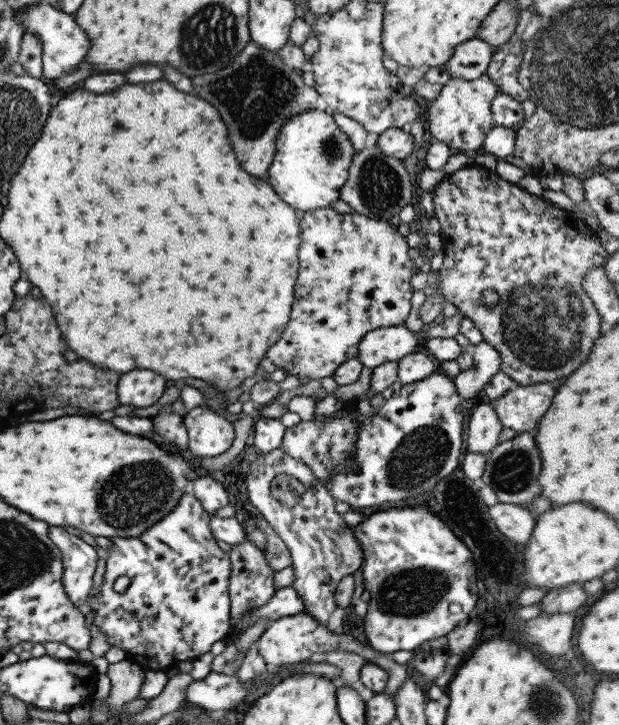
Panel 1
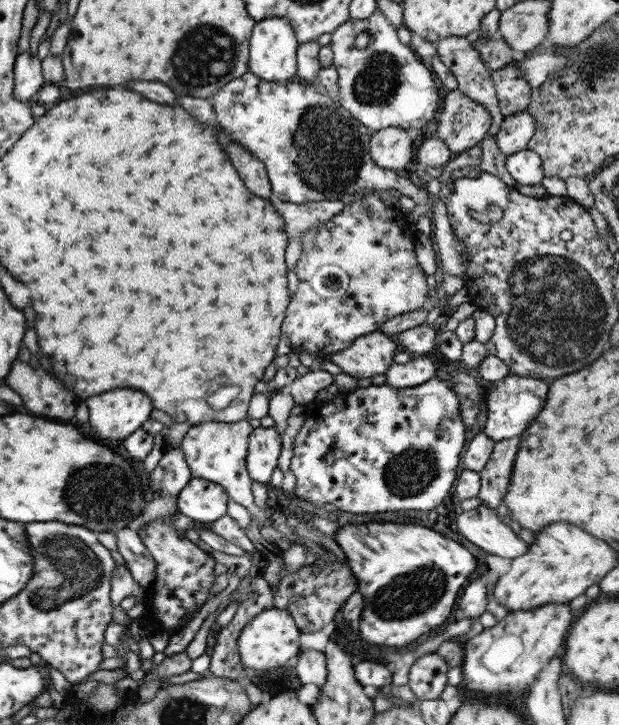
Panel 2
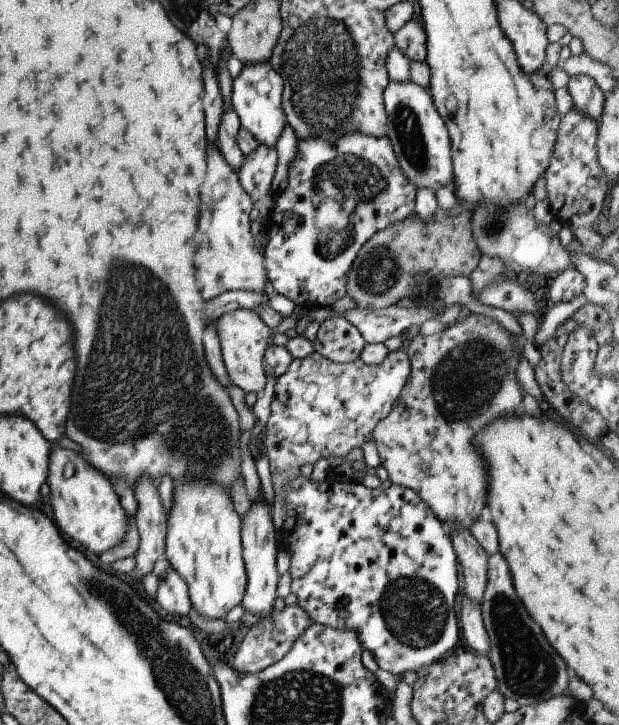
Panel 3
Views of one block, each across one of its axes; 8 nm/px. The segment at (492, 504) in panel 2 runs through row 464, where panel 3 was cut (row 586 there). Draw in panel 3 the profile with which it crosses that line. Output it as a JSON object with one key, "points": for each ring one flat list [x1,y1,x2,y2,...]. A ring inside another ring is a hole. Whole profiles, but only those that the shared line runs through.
{"points":[[499,551,488,555,480,615,489,639,487,658,494,670,496,690,503,698,514,699,519,705,532,705,555,695,569,695,569,670,517,598,508,562]]}

